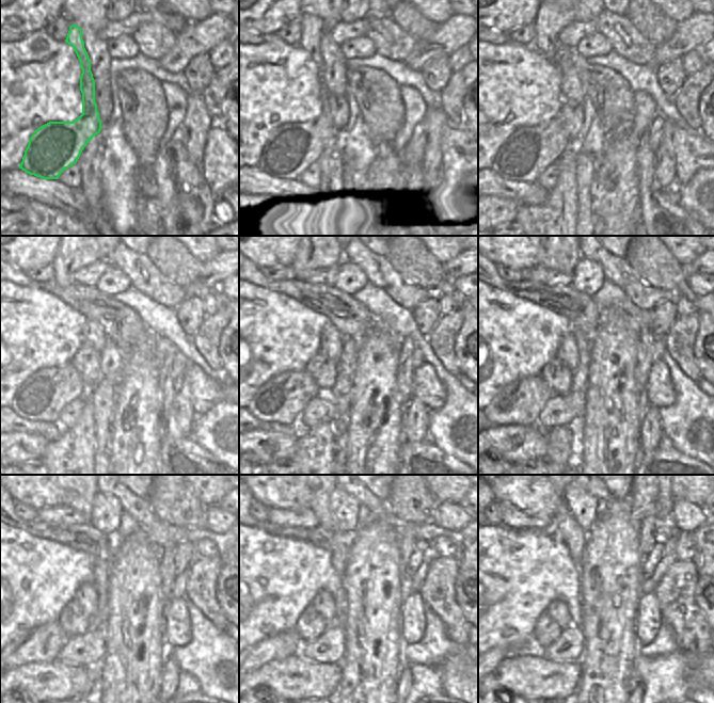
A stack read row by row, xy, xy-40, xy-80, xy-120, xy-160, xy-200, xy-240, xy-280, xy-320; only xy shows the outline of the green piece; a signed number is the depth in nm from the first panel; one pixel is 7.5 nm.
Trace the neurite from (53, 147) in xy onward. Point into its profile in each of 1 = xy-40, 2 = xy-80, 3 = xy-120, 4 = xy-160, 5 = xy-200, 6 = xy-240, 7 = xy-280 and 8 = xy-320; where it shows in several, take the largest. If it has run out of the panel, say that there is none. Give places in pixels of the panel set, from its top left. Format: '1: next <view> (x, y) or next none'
1: next xy-40 (292, 147)
2: next xy-80 (528, 150)
3: next xy-120 (42, 397)
4: next xy-160 (282, 399)
5: next xy-200 (520, 402)
6: next xy-240 (44, 643)
7: next xy-280 (281, 645)
8: next xy-320 (500, 653)

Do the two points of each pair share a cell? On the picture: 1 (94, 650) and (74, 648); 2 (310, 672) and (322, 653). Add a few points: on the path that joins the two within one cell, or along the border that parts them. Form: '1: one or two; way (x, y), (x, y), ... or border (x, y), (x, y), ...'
1: one; way (89, 650), (83, 646), (79, 648)
2: two; border (299, 653), (310, 660), (339, 664)

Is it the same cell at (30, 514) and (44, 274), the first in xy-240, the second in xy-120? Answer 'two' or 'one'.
one

